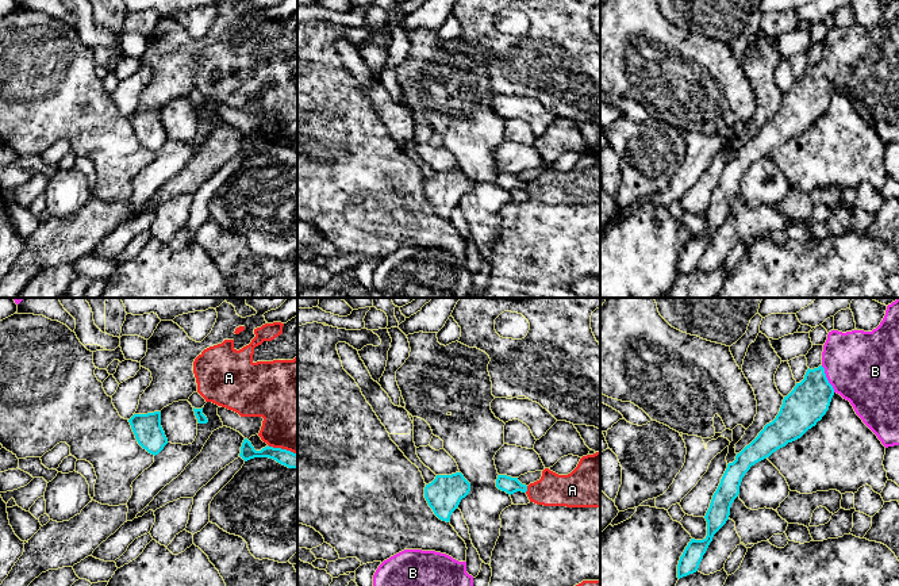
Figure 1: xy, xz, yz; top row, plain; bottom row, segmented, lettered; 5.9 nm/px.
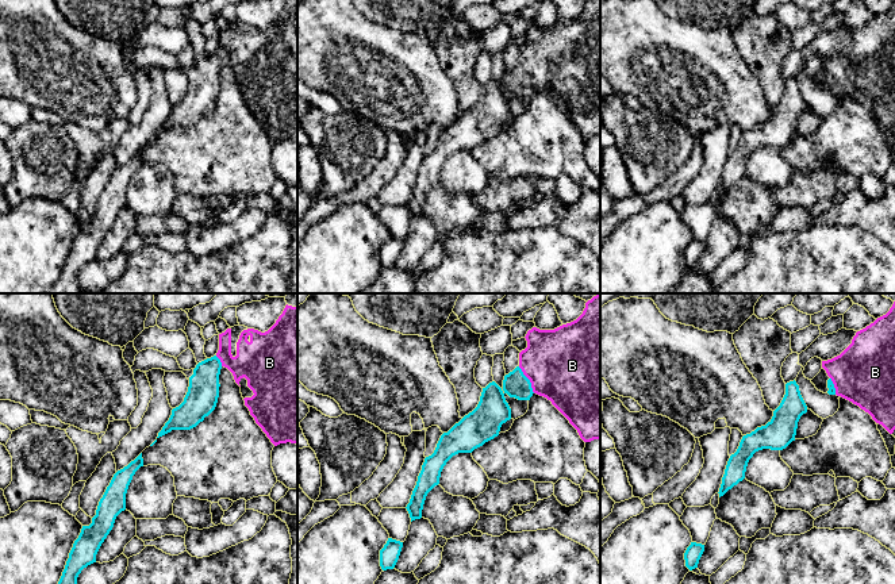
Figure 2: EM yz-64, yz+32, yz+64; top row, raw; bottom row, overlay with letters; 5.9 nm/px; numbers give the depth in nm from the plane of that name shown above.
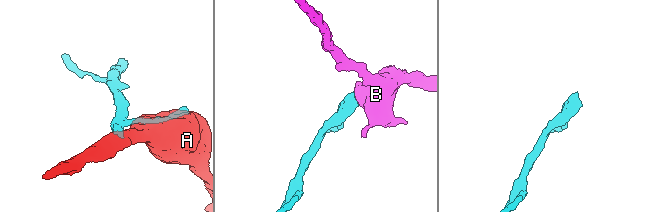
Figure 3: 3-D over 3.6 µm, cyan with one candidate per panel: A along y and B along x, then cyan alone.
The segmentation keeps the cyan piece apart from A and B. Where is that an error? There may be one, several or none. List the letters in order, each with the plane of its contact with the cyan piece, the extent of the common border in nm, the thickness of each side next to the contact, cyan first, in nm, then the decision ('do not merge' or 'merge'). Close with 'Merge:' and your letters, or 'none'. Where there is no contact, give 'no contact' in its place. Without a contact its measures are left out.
A: meets cyan in xy; contact 190 nm long; 90 nm thick on the cyan side, 420 nm on the other; do not merge
B: meets cyan in yz; contact 180 nm long; 240 nm thick on the cyan side, 440 nm on the other; merge
Merge: B

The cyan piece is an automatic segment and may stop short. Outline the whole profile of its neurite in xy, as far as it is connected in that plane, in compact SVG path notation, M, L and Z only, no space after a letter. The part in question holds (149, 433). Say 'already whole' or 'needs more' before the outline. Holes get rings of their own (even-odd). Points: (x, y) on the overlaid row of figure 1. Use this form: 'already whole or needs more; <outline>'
already whole; M161 411L134 414L128 420L138 444L151 455L158 455L168 444L161 426Z

